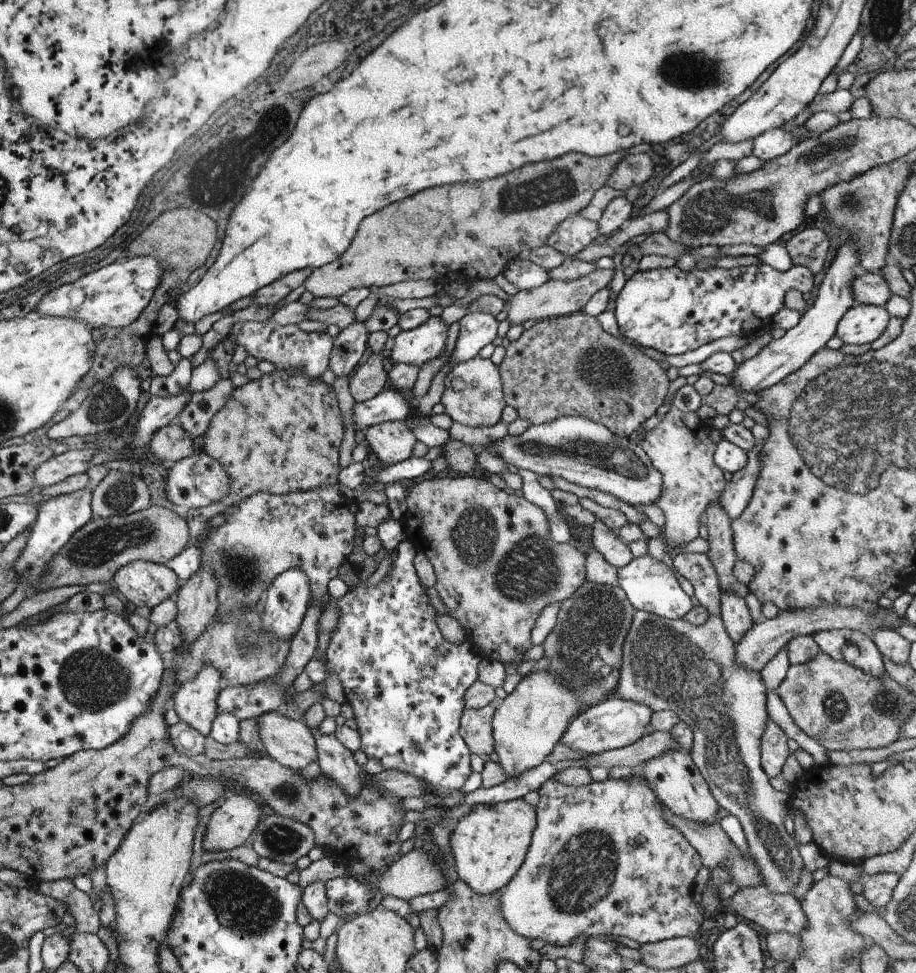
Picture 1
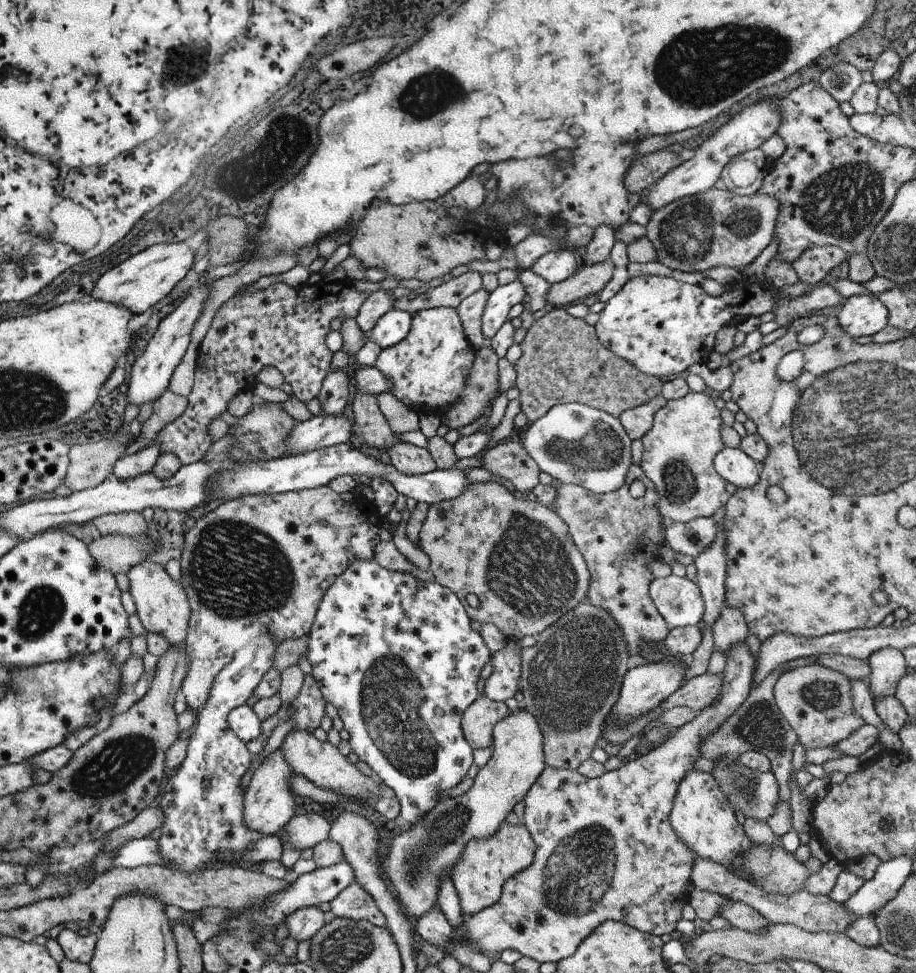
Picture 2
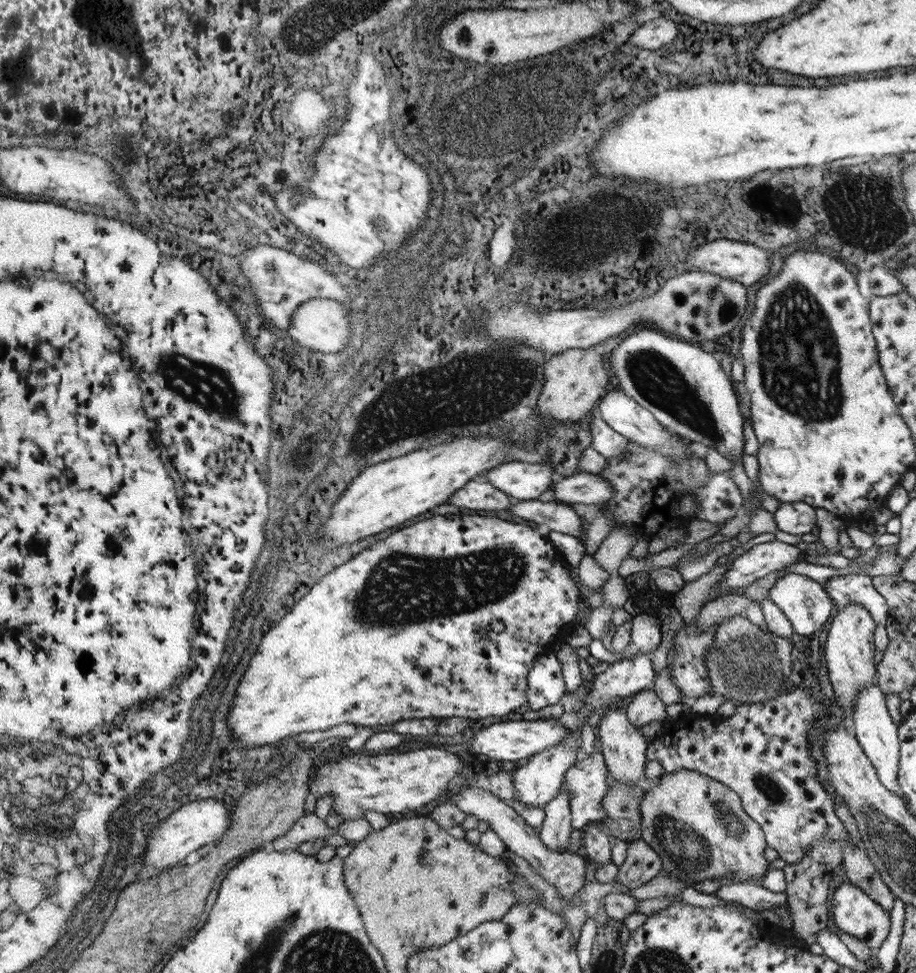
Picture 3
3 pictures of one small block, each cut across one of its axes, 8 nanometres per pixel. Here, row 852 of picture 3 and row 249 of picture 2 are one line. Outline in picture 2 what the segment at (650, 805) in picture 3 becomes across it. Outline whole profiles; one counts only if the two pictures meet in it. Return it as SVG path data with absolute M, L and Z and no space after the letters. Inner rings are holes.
M713 186L705 190L705 194L693 194L689 198L673 200L671 204L663 206L661 210L653 212L649 218L649 224L645 226L645 236L657 250L657 260L665 264L667 268L681 270L681 272L703 272L707 268L715 266L729 266L729 268L743 268L749 266L759 252L771 242L771 236L775 234L775 222L779 216L779 200L767 194L751 194L751 196L737 196L721 186Z

